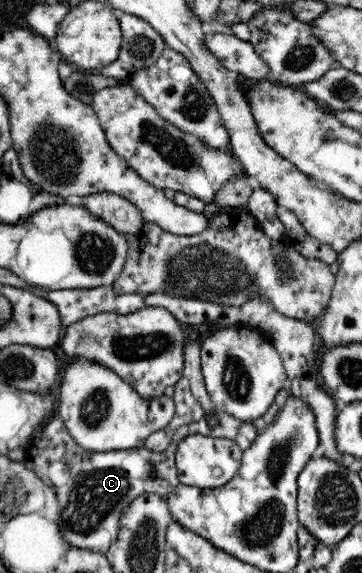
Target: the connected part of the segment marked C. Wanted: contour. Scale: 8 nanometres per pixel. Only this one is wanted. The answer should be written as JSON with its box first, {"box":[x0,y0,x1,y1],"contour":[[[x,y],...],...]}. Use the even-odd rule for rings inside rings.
{"box":[22,416,180,553],"contour":[[[58,416],[40,425],[23,450],[22,461],[26,468],[35,472],[38,478],[52,487],[57,494],[57,501],[60,502],[60,517],[57,524],[60,524],[63,537],[74,548],[105,553],[108,546],[116,540],[120,528],[118,518],[122,510],[136,496],[140,496],[142,492],[155,492],[168,498],[170,492],[180,484],[174,463],[174,452],[176,452],[174,444],[169,444],[162,452],[148,450],[145,446],[108,452],[88,452],[70,437],[66,425]],[[53,462],[64,464],[64,468],[70,474],[70,478],[64,484],[56,486],[52,482],[50,464]]]}

